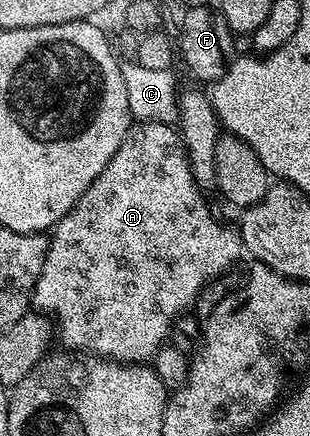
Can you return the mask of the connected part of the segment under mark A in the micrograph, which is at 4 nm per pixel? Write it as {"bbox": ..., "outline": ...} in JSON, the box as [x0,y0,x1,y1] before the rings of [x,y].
{"bbox":[31,122,241,364],"outline":[[[136,122],[121,141],[117,153],[105,165],[105,169],[85,189],[85,193],[77,201],[77,205],[56,223],[49,235],[45,265],[41,265],[41,277],[37,277],[35,291],[31,294],[31,302],[36,312],[42,313],[53,320],[57,328],[57,339],[64,343],[71,353],[97,355],[101,359],[113,359],[117,363],[146,364],[159,351],[162,343],[168,342],[171,327],[180,315],[190,312],[196,306],[199,292],[208,283],[236,266],[235,258],[241,255],[241,240],[234,226],[226,227],[219,223],[217,216],[211,212],[207,199],[202,195],[200,183],[193,177],[191,166],[187,160],[187,152],[183,150],[183,141],[179,138],[176,128],[166,123]]]}

